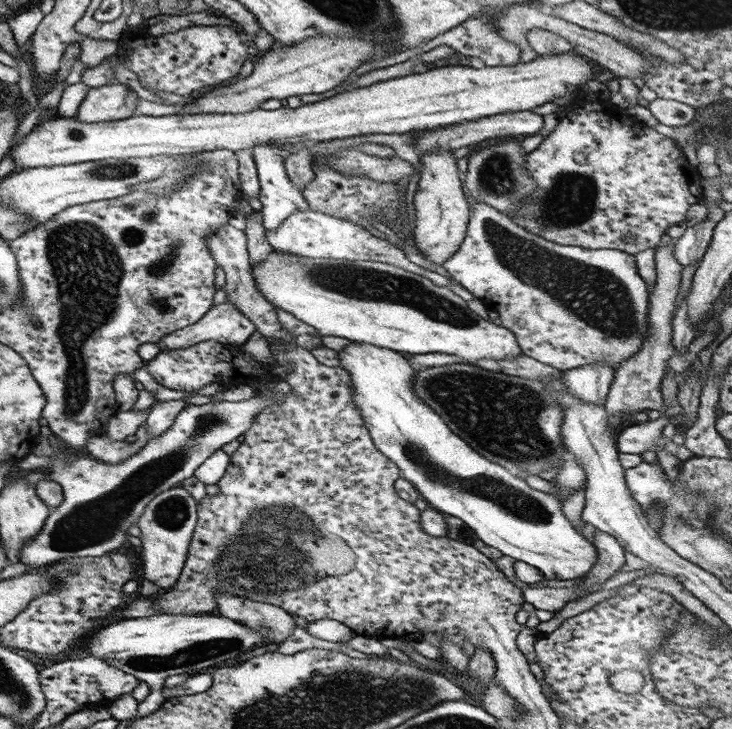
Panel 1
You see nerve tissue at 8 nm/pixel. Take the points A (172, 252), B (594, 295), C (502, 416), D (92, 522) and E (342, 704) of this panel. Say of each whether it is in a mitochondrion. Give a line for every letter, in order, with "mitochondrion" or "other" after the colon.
A: mitochondrion
B: mitochondrion
C: mitochondrion
D: mitochondrion
E: mitochondrion

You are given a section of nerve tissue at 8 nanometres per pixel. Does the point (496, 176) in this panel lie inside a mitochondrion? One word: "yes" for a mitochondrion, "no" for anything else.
yes

